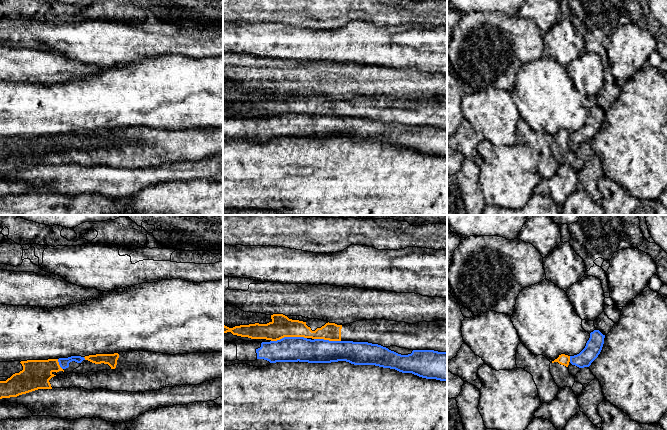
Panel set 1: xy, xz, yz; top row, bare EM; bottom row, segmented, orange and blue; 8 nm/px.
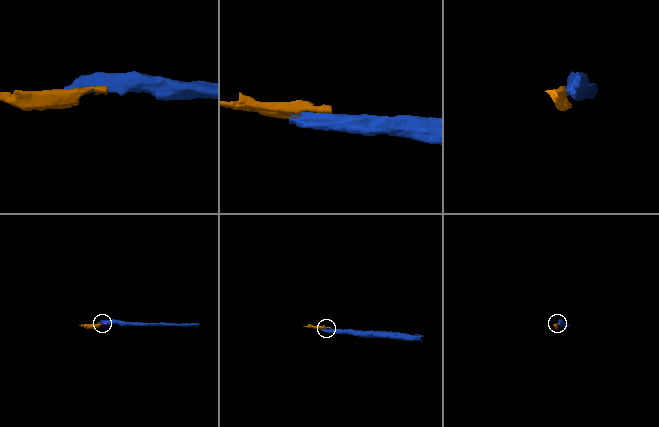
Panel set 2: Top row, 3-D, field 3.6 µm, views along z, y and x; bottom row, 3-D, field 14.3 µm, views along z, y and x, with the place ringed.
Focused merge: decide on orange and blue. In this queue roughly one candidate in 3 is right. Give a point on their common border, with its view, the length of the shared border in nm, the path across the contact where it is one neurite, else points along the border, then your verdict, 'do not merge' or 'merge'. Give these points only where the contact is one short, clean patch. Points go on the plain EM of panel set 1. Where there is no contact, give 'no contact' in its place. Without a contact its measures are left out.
contact xz (288, 112); length 280 nm; do not merge

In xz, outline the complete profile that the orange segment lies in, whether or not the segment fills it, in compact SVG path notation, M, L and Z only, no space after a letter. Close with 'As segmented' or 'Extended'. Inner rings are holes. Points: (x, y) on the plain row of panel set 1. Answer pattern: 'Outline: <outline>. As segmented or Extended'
Outline: M283 90L271 91L272 97L267 100L249 100L240 101L229 104L223 100L223 109L231 108L233 111L248 113L251 115L266 115L277 117L284 113L304 113L312 115L324 115L329 117L353 117L353 118L368 118L378 120L383 123L397 122L409 126L434 126L438 128L447 128L447 96L436 98L419 98L416 100L408 100L405 98L389 97L385 95L375 96L360 96L346 101L337 101L319 95L310 95L307 98L292 96Z. Extended

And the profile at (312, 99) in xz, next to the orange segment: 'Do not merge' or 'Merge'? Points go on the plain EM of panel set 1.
Merge

